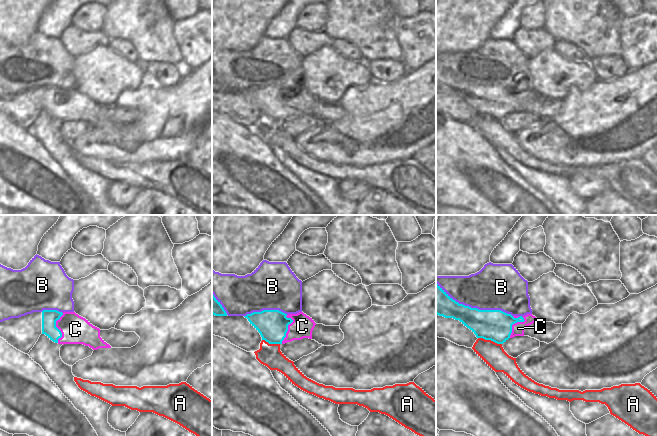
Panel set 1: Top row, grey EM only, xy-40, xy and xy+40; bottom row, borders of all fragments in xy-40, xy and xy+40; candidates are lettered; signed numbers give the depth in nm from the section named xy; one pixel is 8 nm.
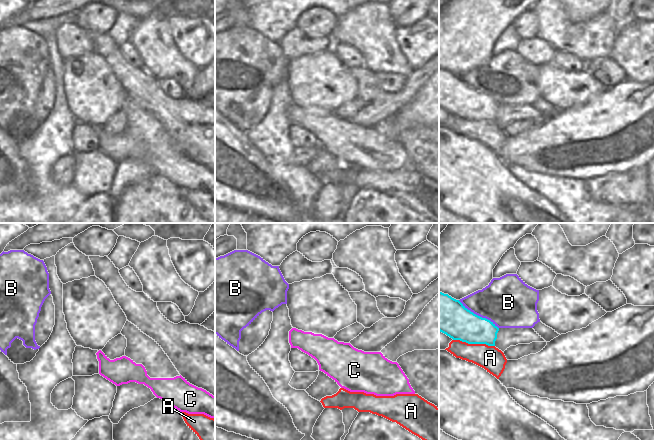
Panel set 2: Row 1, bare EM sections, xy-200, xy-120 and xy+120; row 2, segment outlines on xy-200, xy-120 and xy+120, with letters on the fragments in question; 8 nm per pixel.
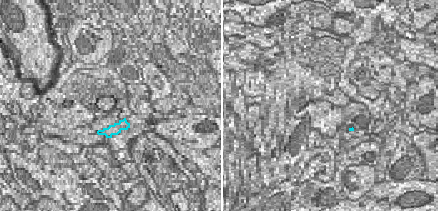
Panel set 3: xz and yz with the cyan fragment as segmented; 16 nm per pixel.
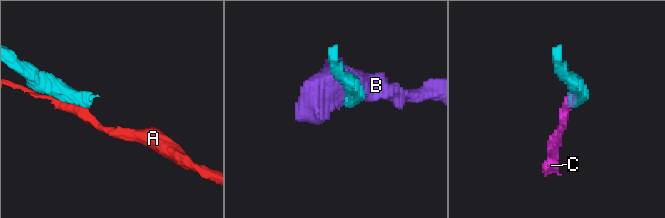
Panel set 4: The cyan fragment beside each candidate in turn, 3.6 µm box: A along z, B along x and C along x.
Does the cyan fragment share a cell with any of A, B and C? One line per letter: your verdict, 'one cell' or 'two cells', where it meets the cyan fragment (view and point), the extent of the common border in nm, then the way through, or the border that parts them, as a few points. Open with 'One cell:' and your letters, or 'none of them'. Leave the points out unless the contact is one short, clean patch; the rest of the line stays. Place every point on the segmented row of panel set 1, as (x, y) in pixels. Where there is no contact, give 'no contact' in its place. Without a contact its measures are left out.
One cell: C
A: two cells; contact xy+40 (490, 339); length 200 nm
B: two cells; contact xy+40 (474, 308); length 650 nm
C: one cell; contact xy (287, 328); length 240 nm; way xy (272, 325), (278, 328), (287, 328), (302, 326)

